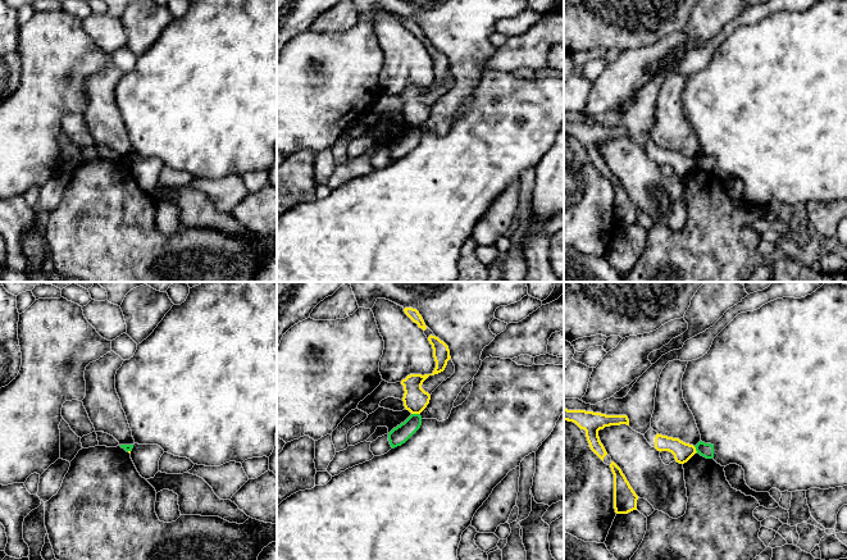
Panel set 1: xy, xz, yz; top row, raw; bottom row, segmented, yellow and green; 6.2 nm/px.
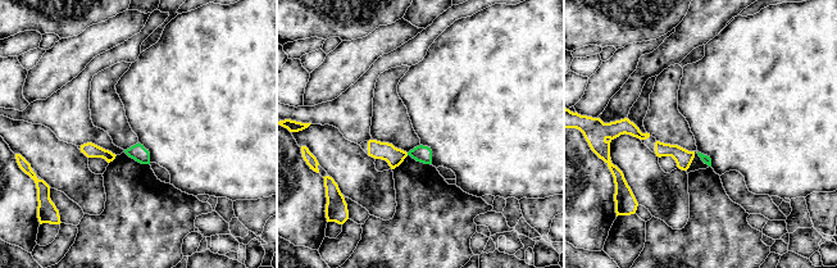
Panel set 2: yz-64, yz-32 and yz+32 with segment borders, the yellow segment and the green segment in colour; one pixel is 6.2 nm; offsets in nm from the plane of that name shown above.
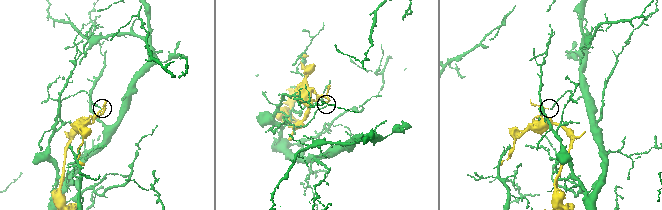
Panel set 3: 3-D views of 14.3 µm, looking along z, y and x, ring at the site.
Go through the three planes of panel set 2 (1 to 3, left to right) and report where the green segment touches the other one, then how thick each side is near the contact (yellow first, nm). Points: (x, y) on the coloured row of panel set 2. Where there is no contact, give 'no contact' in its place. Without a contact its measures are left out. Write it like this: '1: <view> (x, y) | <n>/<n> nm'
1: no contact
2: no contact
3: no contact

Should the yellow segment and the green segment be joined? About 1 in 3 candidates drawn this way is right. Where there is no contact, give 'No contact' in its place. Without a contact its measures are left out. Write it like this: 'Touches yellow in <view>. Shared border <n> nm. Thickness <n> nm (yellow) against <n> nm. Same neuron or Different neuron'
Touches yellow in xz. Shared border 50 nm. Thickness 160 nm (yellow) against 110 nm. Different neuron

